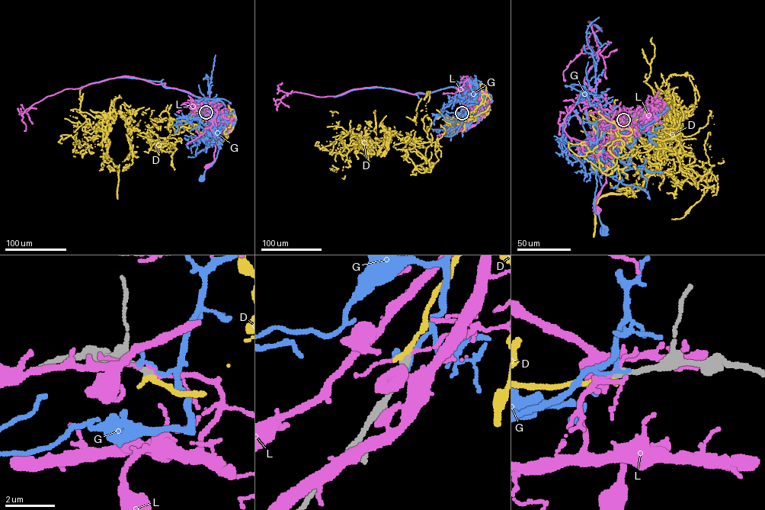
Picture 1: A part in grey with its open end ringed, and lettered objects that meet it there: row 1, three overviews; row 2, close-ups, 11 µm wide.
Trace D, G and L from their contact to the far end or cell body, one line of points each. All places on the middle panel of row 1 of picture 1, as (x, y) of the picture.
D: (462, 113), (427, 148), (406, 146), (390, 131), (386, 144), (344, 145), (346, 161), (318, 145)
G: (462, 113), (468, 101), (478, 102), (465, 107), (456, 113)
L: (462, 113), (468, 106), (468, 102), (465, 101), (463, 105), (472, 109), (470, 105), (463, 107)

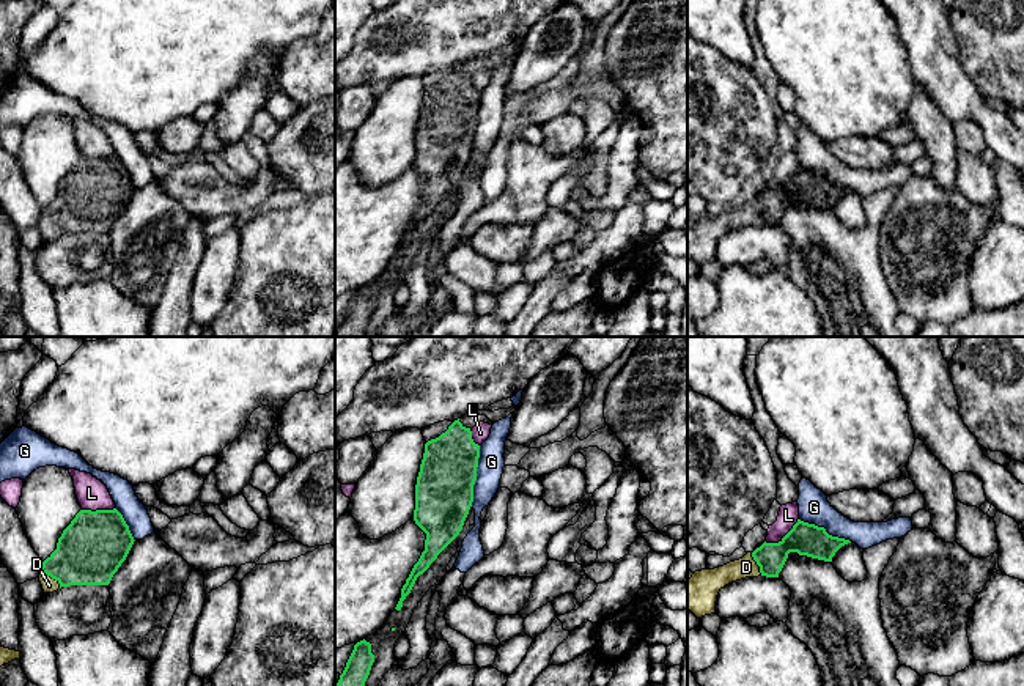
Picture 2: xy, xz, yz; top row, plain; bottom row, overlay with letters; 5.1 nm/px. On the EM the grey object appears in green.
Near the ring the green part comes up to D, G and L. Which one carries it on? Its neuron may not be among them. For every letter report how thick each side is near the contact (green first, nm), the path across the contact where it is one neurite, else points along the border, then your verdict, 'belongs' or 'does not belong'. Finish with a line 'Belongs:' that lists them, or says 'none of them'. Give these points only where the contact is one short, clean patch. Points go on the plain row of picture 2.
D: 340/80 nm | belongs
G: 300/140 nm | does not belong
L: 160/110 nm | does not belong
Belongs: D

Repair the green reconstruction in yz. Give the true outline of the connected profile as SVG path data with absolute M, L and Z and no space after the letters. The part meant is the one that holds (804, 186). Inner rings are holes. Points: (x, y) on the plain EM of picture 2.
M797 167L779 190L764 189L739 208L695 219L687 227L687 258L697 266L711 263L716 260L717 242L725 233L746 225L779 225L790 200L832 209L835 200L848 190L851 189L829 183L824 175Z

